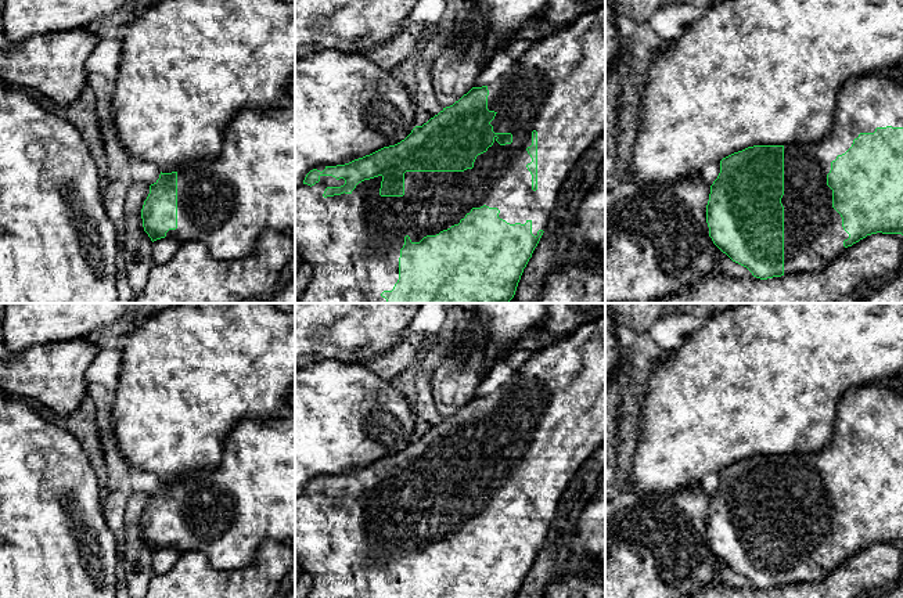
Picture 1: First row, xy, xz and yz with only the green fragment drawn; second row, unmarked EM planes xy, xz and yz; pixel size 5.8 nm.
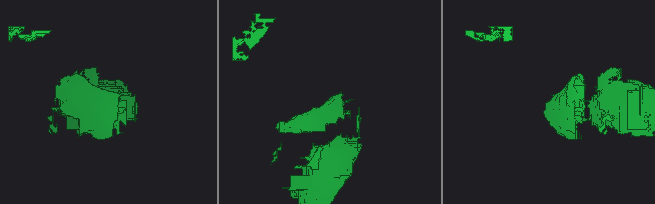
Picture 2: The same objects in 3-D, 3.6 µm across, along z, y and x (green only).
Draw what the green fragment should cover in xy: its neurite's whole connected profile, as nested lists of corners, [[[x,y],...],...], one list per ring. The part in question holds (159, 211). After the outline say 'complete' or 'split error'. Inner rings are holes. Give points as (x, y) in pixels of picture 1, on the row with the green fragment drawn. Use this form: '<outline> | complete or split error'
[[[288,101],[269,109],[240,109],[224,130],[222,154],[217,158],[194,161],[172,173],[161,172],[159,179],[150,185],[141,219],[152,242],[166,235],[181,244],[201,241],[217,260],[251,255],[266,230],[295,231],[295,102]]] | split error

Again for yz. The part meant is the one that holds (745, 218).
[[[874,75],[856,76],[846,80],[835,98],[835,115],[831,132],[821,140],[809,144],[753,145],[734,152],[720,161],[720,173],[710,185],[706,205],[706,223],[713,244],[733,262],[746,267],[753,277],[767,280],[799,271],[823,271],[845,249],[867,235],[903,235],[903,86],[895,78]]] | split error

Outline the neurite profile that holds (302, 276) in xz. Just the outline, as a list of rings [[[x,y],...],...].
[[[303,262],[295,271],[295,300],[299,300],[312,280],[310,266]]]

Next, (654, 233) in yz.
[[[699,174],[674,183],[650,183],[605,206],[605,303],[654,303],[708,273],[726,274],[715,260],[706,205],[710,185]]]

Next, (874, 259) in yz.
[[[871,234],[845,249],[823,271],[799,271],[760,280],[756,277],[730,278],[708,273],[679,291],[654,303],[839,303],[845,295],[855,295],[860,285],[884,282],[903,267],[903,235]]]

